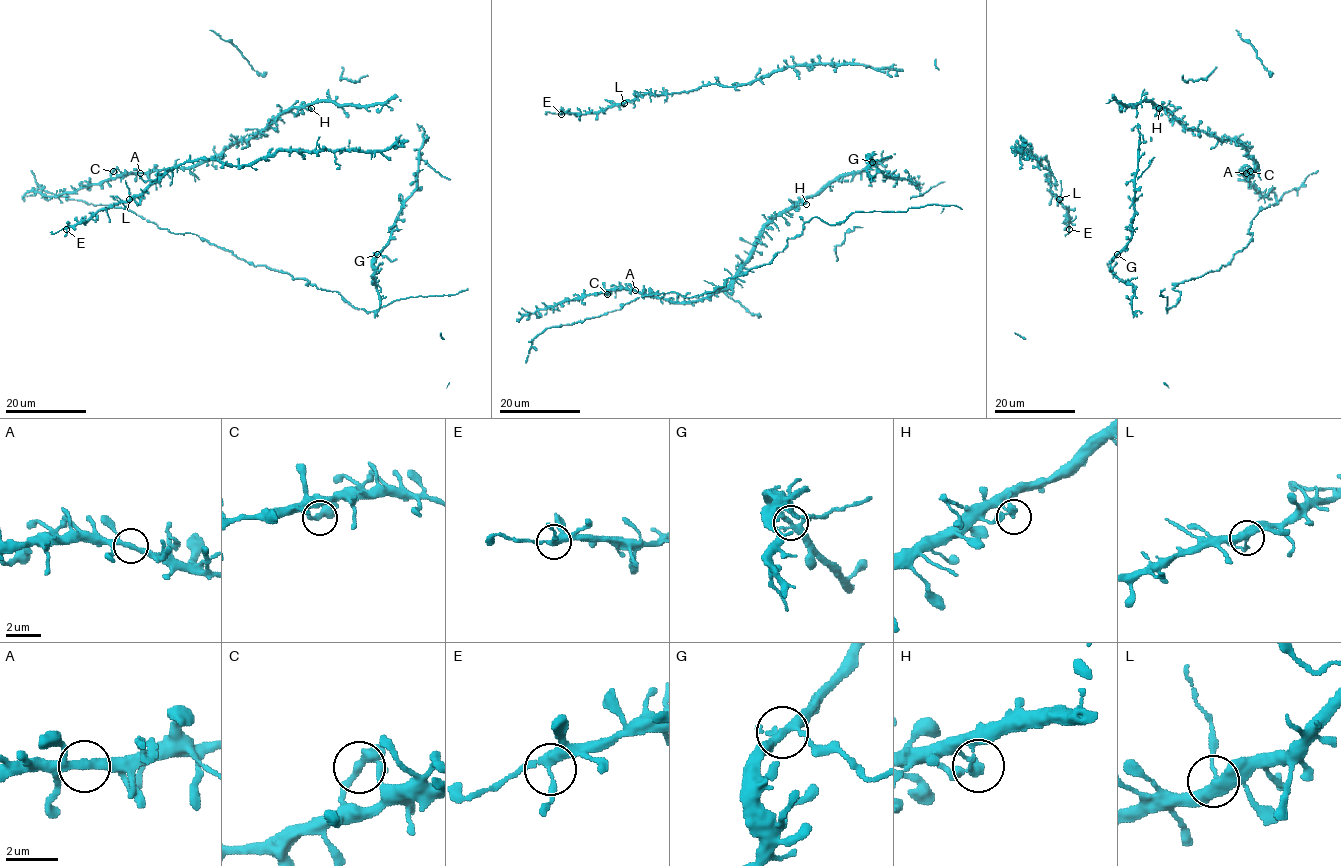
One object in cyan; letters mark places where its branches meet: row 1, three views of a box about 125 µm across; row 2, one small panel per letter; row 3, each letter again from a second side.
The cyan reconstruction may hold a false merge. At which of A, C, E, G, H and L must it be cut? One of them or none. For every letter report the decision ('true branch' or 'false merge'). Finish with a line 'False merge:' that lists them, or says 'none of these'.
A: true branch
C: true branch
E: true branch
G: true branch
H: true branch
L: true branch
False merge: none of these

